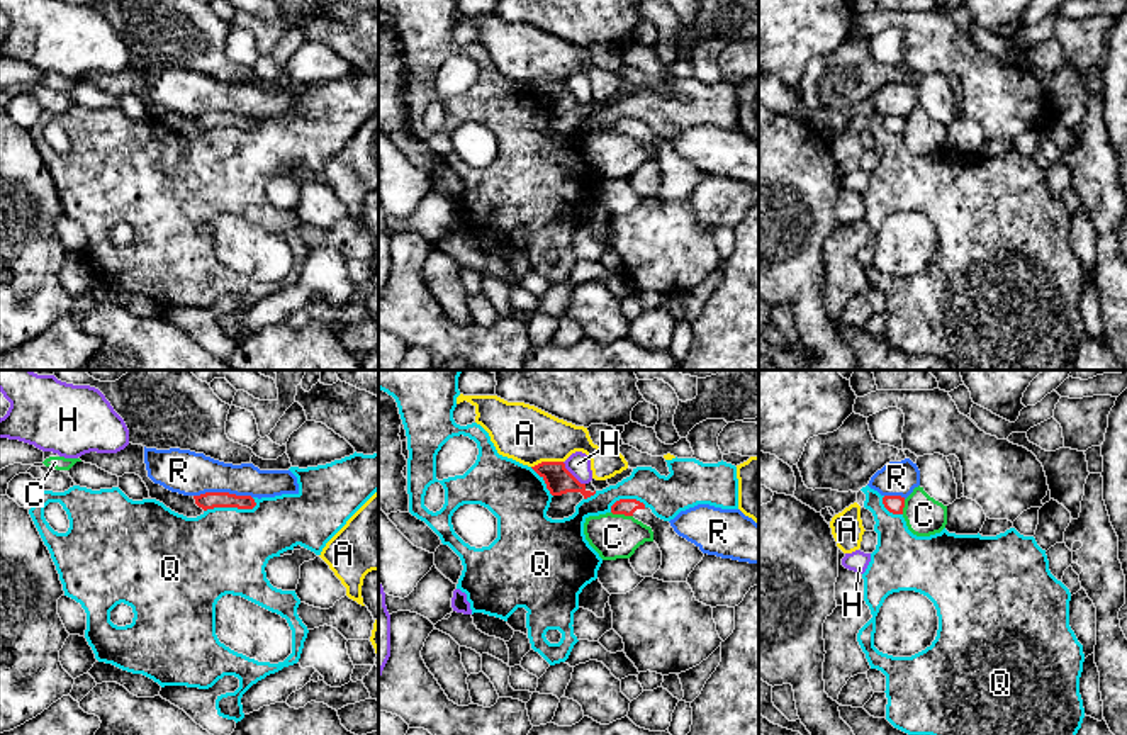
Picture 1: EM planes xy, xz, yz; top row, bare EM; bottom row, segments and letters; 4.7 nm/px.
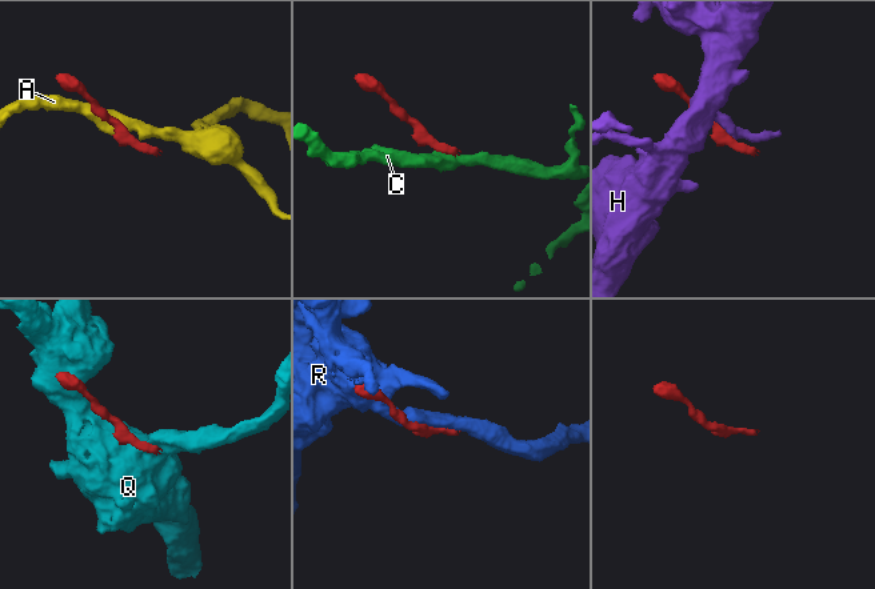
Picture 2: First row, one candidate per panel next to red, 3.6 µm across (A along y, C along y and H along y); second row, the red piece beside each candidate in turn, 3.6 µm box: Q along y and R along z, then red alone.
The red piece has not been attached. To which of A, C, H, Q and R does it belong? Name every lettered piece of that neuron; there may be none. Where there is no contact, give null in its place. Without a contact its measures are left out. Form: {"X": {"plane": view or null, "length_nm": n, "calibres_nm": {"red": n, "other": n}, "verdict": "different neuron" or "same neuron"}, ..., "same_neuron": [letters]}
{"A": {"plane": "xz", "length_nm": 160, "calibres_nm": {"red": 130, "other": 280}, "verdict": "different neuron"}, "C": {"plane": "xz", "length_nm": 110, "calibres_nm": {"red": 80, "other": 220}, "verdict": "different neuron"}, "H": {"plane": "xz", "length_nm": 160, "calibres_nm": {"red": 130, "other": 110}, "verdict": "different neuron"}, "Q": {"plane": "xy", "length_nm": 260, "calibres_nm": {"red": 80, "other": 400}, "verdict": "different neuron"}, "R": {"plane": "xy", "length_nm": 280, "calibres_nm": {"red": 80, "other": 200}, "verdict": "different neuron"}, "same_neuron": []}

